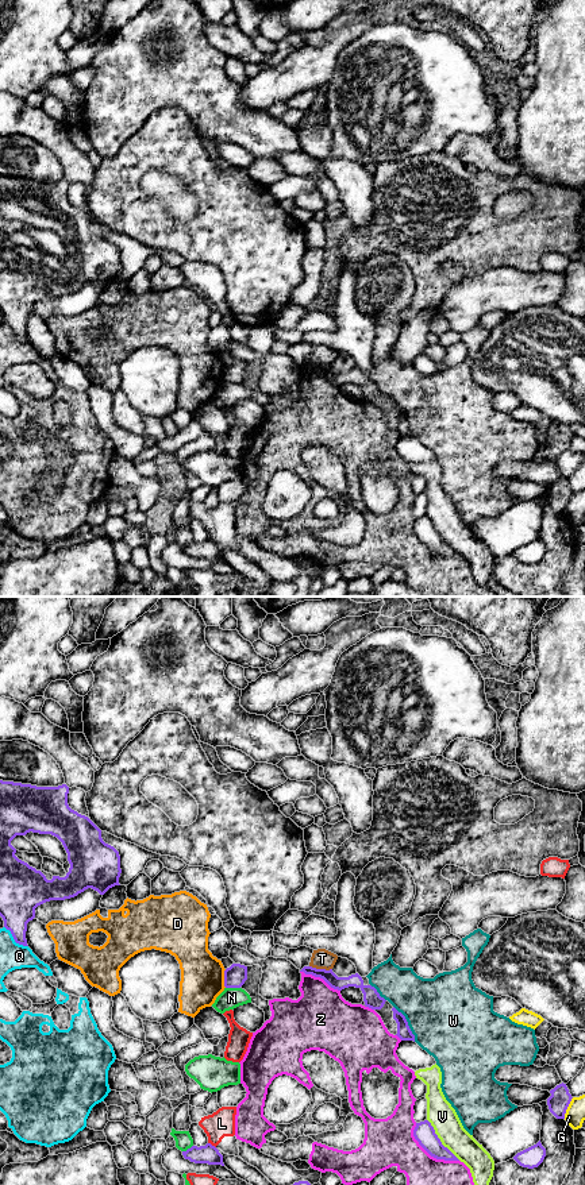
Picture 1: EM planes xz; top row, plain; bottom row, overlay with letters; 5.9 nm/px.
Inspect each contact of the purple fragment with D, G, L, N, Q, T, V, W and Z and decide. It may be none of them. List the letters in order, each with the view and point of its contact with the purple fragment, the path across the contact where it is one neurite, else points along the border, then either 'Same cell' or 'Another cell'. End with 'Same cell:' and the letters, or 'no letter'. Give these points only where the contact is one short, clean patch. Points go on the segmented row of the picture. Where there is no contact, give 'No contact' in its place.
D: Touches purple at xz (224, 979). Another cell
G: Touches purple at xz (566, 1108). Boundary: xz (573, 1097), (564, 1118). Another cell
L: Touches purple at xz (211, 1145). Another cell
N: Touches purple at xz (233, 987). Another cell
Q: Touches purple at xz (14, 938). Another cell
T: Touches purple at xz (320, 969). Another cell
V: Touches purple at xz (439, 1141). Another cell
W: Touches purple at xz (407, 1023). Another cell
Z: Touches purple at xz (428, 1153). Another cell
Same cell: no letter

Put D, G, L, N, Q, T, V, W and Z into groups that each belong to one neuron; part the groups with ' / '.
D / G N / L / Q / T / V / W / Z

